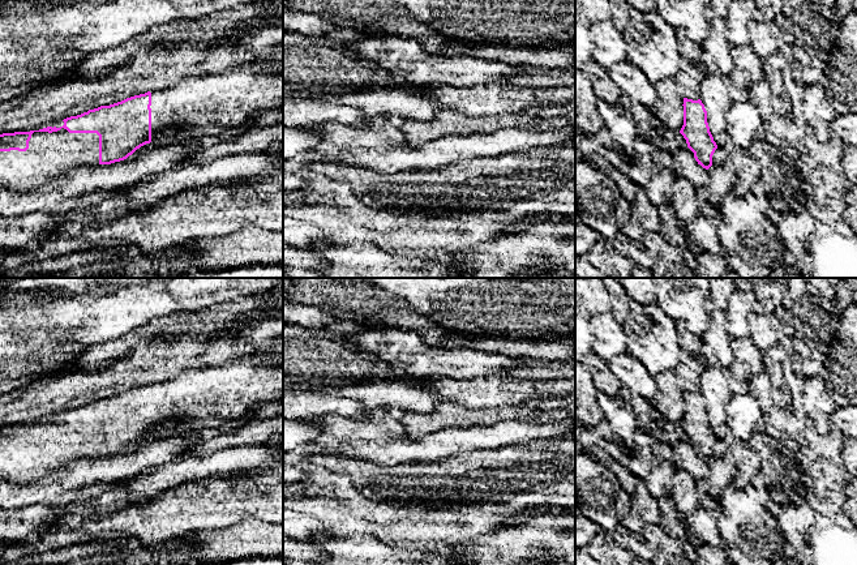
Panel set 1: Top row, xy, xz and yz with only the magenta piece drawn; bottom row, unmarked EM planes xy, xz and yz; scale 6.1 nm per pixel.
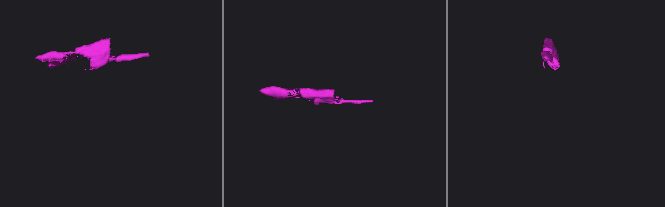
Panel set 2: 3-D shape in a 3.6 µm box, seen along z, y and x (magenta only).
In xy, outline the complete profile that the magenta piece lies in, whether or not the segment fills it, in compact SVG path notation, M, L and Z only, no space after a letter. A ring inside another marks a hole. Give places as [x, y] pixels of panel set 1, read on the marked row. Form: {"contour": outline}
{"contour": "M247 61L223 73L187 77L171 87L67 117L60 128L0 134L0 188L37 189L74 167L124 160L168 128L239 127L274 108L283 110L283 72L270 67L256 72Z"}

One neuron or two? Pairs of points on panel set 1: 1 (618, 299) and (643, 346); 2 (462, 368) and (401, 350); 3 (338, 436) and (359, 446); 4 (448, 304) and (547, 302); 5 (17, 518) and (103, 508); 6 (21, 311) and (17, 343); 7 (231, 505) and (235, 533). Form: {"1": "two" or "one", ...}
{"1": "two", "2": "one", "3": "one", "4": "one", "5": "two", "6": "two", "7": "two"}

